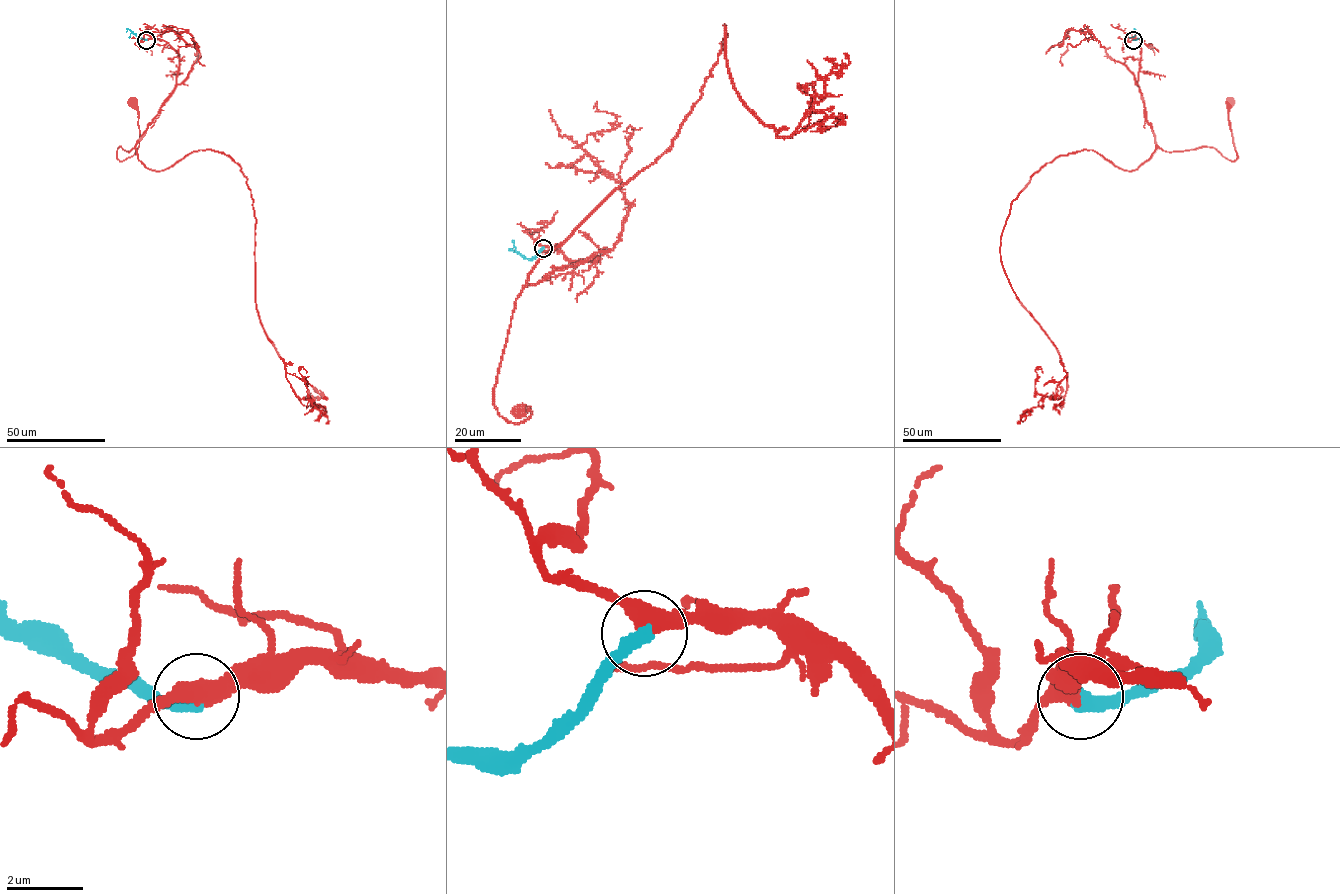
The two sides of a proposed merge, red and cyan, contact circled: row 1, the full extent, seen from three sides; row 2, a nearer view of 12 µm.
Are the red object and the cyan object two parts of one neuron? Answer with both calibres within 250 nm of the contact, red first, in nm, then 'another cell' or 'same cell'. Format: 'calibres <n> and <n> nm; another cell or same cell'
calibres 440 and 420 nm; same cell

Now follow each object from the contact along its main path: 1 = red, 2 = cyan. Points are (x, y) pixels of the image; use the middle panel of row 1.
1: (543, 248), (598, 259), (556, 268), (516, 299), (493, 401), (513, 423), (531, 415), (521, 410)
2: (543, 248), (534, 257), (525, 258), (516, 252), (513, 241)

